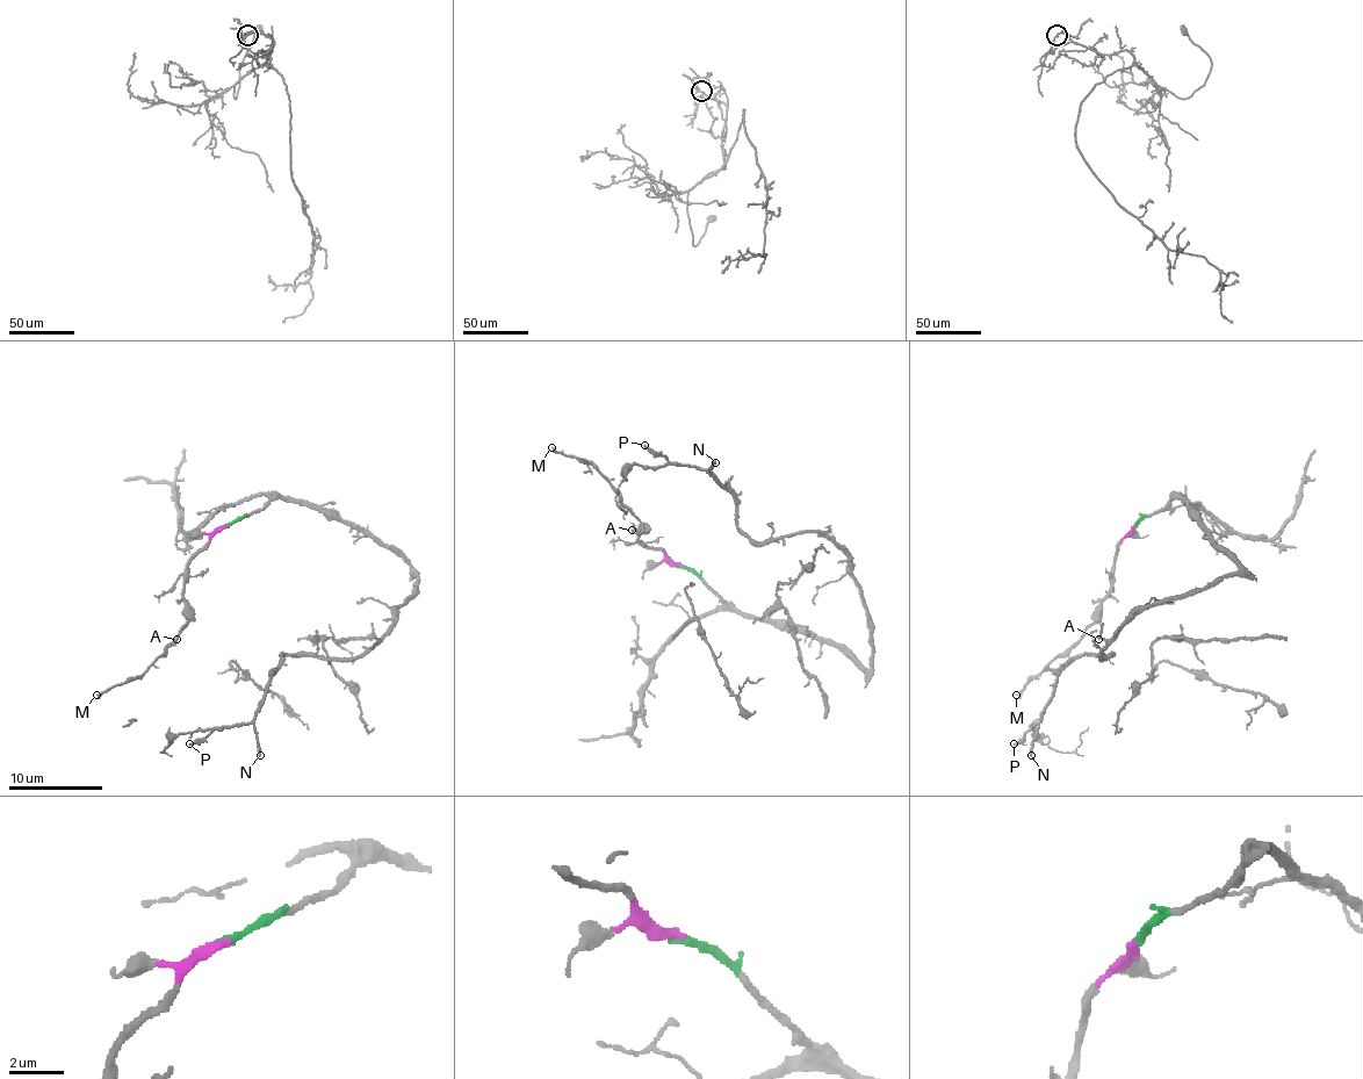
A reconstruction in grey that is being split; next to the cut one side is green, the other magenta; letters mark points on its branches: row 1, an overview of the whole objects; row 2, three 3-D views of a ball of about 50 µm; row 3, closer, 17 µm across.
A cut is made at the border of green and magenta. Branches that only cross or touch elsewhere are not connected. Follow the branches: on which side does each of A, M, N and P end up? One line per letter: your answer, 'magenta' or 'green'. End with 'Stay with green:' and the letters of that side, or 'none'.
A: magenta
M: magenta
N: green
P: green
Stay with green: N, P

